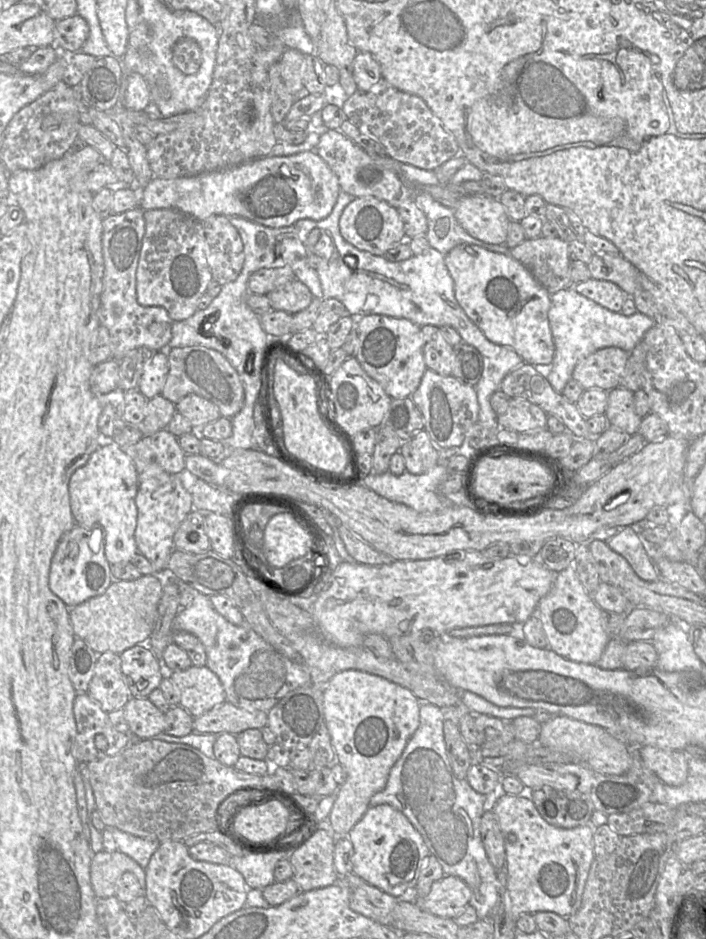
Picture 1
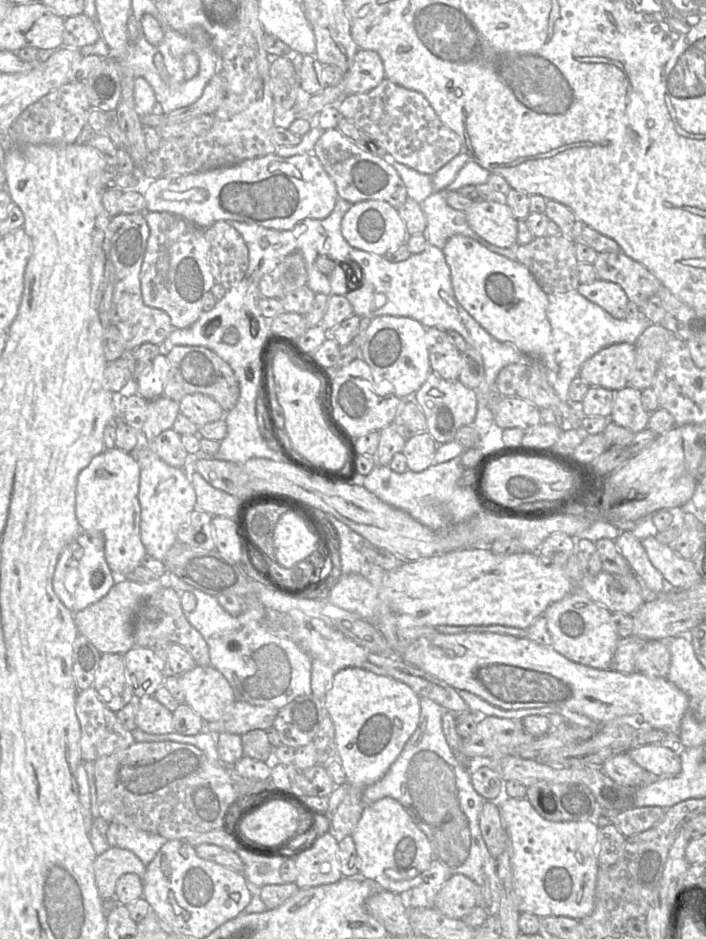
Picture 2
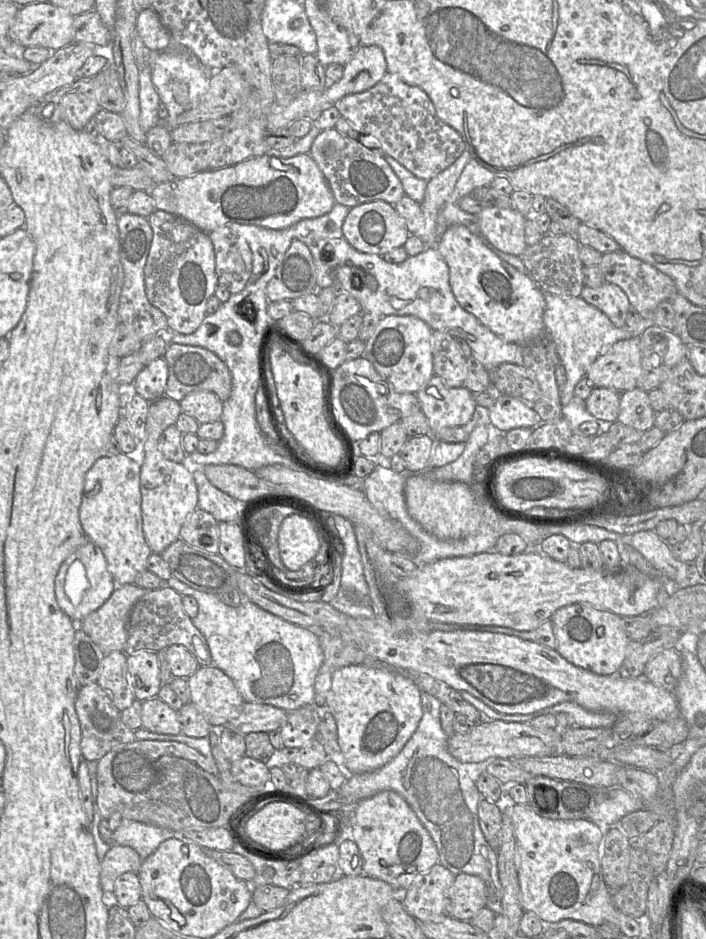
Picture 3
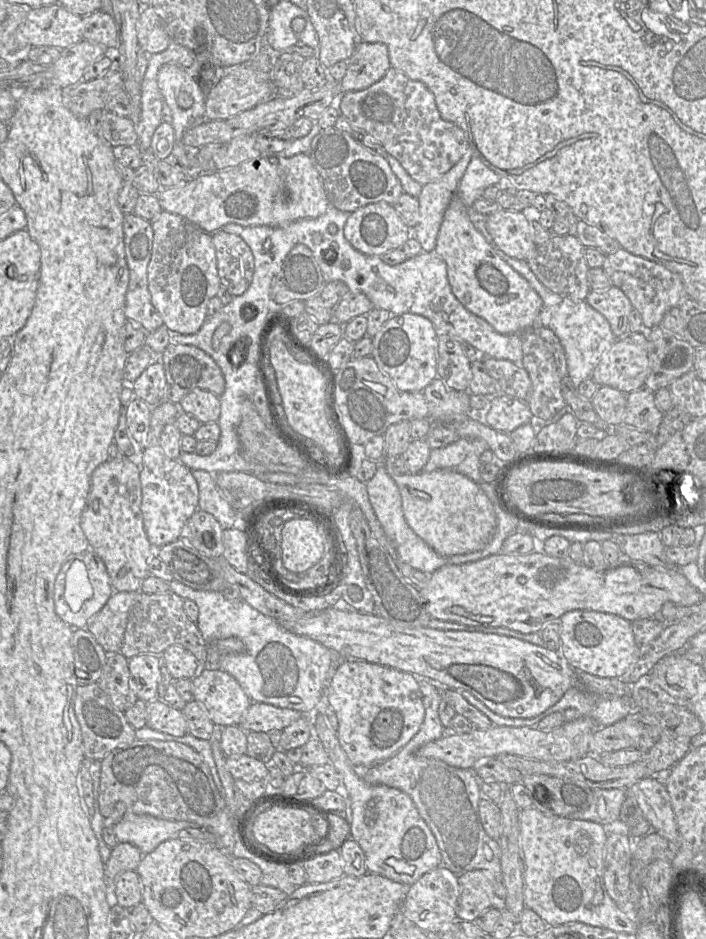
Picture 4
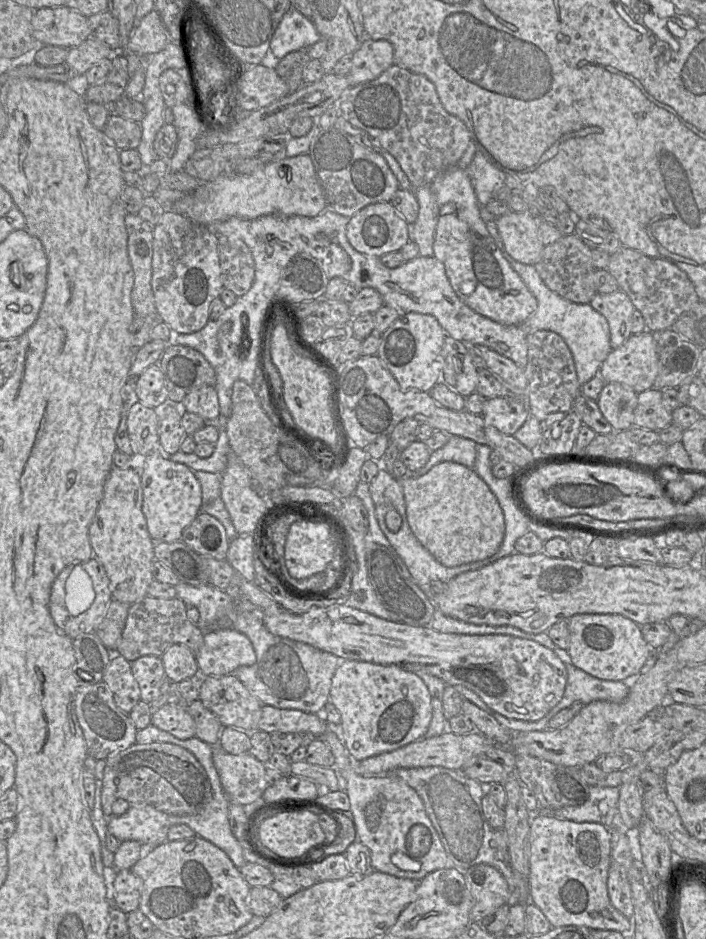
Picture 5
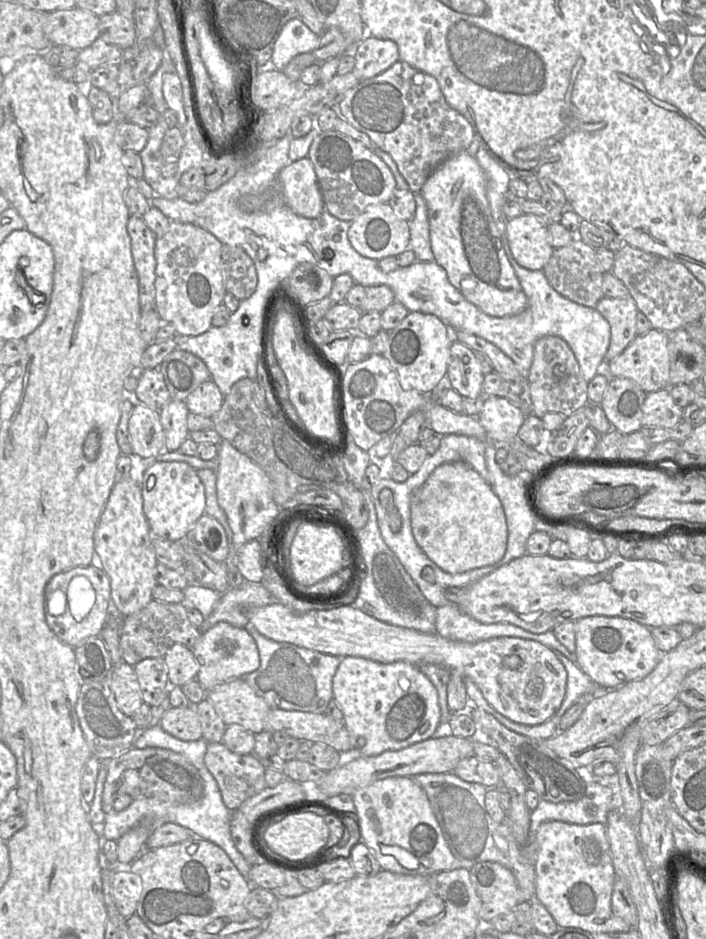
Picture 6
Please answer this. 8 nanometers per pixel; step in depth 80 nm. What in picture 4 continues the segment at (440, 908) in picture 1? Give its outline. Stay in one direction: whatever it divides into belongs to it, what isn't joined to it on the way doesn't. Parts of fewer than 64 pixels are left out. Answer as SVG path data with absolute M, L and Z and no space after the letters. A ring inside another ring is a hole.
M485 869L465 872L458 876L459 898L456 916L473 922L492 907L492 874Z

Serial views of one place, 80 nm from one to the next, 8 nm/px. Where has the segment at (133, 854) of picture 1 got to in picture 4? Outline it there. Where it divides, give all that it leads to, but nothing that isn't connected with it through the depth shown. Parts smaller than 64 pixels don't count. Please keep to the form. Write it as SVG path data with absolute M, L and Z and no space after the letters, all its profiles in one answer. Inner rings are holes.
M126 812L121 821L112 826L119 843L135 845L143 855L152 852L162 842L178 838L180 830L198 827L189 821L174 821L146 814Z

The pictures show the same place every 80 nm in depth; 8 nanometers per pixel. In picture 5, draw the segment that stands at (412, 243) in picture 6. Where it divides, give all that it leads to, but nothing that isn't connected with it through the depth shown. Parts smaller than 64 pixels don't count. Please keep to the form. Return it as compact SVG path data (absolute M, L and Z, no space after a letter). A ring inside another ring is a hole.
M429 185L414 191L419 210L416 221L410 225L410 241L418 245L420 256L432 257L434 256L433 243L439 218L439 206Z

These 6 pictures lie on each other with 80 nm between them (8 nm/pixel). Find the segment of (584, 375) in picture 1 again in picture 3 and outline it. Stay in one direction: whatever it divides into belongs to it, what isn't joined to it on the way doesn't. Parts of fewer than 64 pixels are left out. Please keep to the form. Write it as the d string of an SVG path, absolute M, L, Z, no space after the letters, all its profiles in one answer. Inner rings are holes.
M631 338L614 343L606 352L600 355L588 368L586 378L593 387L607 388L618 393L633 390L641 374L640 338Z

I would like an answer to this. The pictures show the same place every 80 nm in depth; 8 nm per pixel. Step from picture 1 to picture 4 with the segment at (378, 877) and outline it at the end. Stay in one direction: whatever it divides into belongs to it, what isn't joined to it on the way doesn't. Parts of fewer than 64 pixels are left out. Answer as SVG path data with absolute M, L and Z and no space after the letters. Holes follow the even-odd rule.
M313 711L313 714L314 714L314 736L321 741L323 747L325 748L325 750L329 756L330 763L334 766L334 768L336 769L336 771L340 775L340 783L339 783L338 787L335 789L335 791L337 793L339 793L345 799L345 805L346 806L347 806L347 797L348 797L349 806L351 808L350 838L352 838L354 841L356 841L360 845L360 847L362 848L362 850L365 854L365 858L366 858L367 872L379 874L379 875L384 876L390 880L402 883L404 885L412 885L422 875L424 875L425 873L431 871L432 869L440 866L441 865L441 853L440 853L440 850L438 848L436 838L435 838L434 834L432 833L431 829L429 828L429 826L427 825L427 823L420 816L420 814L419 814L413 800L411 799L411 797L407 793L401 791L400 789L394 788L394 787L390 787L390 786L386 786L386 785L382 785L382 784L367 783L361 776L361 770L359 770L358 768L353 766L351 764L351 762L349 761L346 753L344 752L344 750L342 749L341 745L339 743L338 737L337 737L337 731L331 727L325 714L319 713L317 711Z

